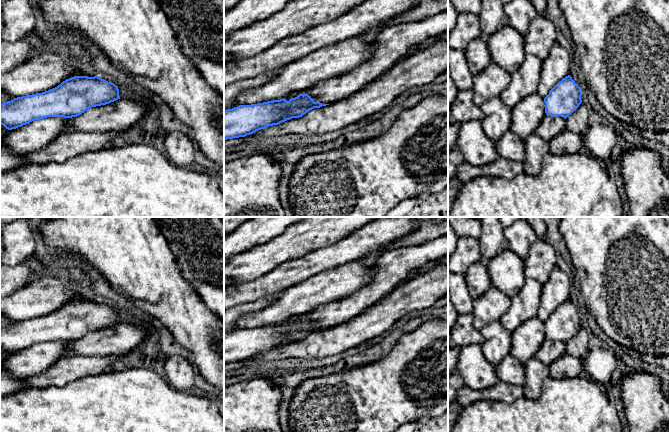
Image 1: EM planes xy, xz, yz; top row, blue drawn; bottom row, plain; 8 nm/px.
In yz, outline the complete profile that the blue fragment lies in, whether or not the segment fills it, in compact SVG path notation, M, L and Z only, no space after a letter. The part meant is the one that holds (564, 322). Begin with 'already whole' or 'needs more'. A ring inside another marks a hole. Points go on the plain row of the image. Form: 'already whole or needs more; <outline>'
already whole; M570 299L558 306L544 322L545 337L551 341L567 342L582 327L582 313Z

